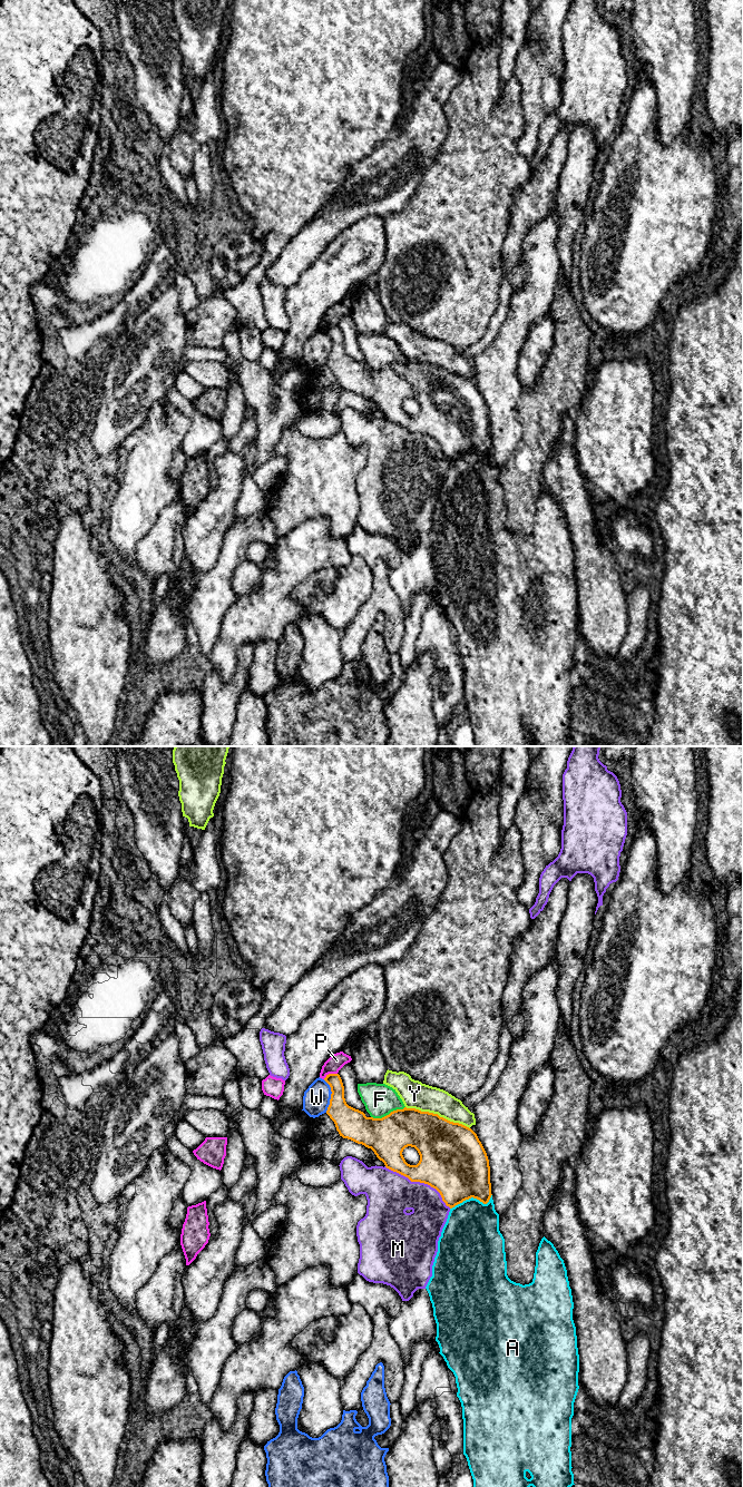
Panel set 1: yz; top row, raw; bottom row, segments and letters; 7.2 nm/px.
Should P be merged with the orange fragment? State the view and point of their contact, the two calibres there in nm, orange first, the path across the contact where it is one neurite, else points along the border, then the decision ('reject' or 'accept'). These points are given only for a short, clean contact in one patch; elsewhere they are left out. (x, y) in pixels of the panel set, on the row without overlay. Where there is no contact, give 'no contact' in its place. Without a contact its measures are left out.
contact yz (330, 325); calibres 140 and 110 nm; border yz (336, 324), (330, 324), (323, 330); reject

